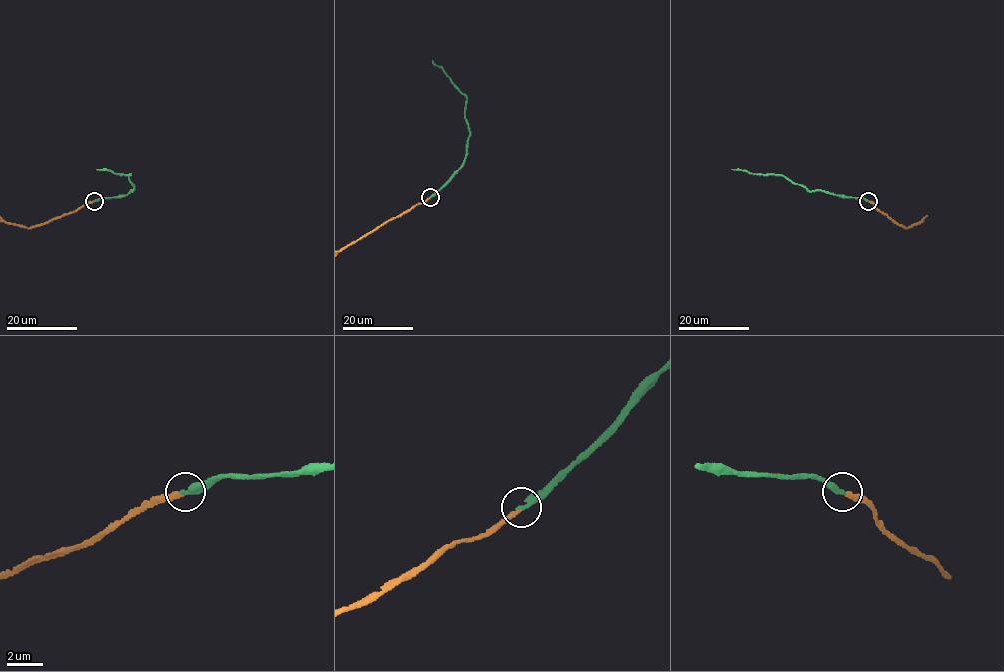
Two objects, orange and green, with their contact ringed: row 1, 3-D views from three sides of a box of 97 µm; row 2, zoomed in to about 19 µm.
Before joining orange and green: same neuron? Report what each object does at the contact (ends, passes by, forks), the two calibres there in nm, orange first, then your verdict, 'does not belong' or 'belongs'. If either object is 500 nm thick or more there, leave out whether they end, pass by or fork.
orange ends | green ends | 200/360 nm | belongs

